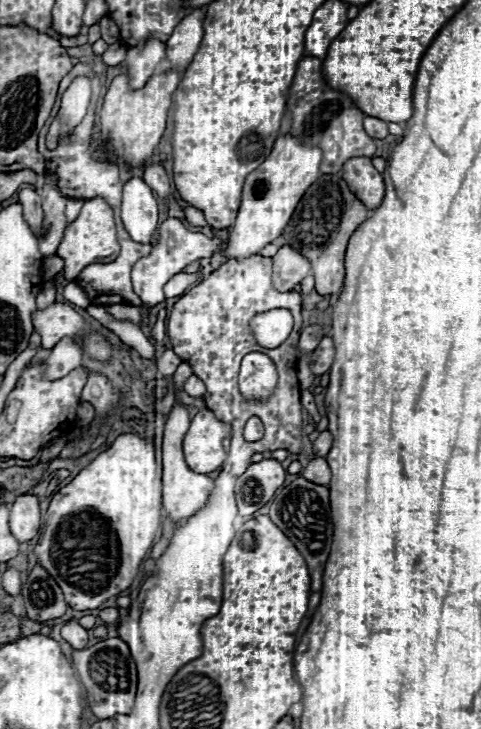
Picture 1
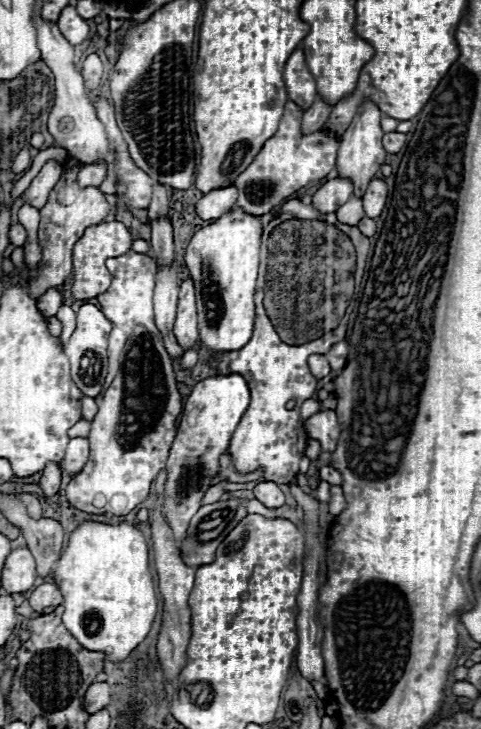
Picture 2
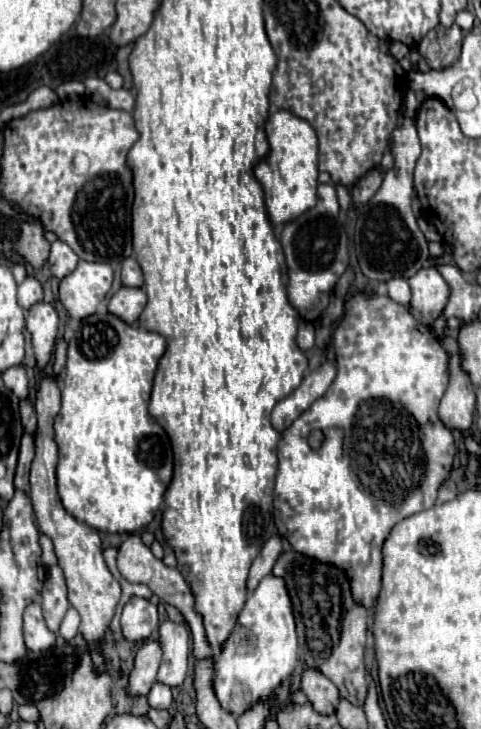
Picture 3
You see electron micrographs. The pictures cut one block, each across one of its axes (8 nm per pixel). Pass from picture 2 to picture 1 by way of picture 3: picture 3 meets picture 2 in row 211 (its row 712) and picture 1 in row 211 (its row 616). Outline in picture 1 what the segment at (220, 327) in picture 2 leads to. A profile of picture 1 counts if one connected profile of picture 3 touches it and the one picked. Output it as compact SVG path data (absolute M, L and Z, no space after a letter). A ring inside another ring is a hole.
M290 134L276 138L270 156L246 176L242 188L242 204L234 224L228 228L230 234L222 250L222 256L234 260L246 260L250 256L258 256L264 246L282 236L302 194L320 176L318 174L320 162L322 162L322 150L306 148L298 142L298 138Z

